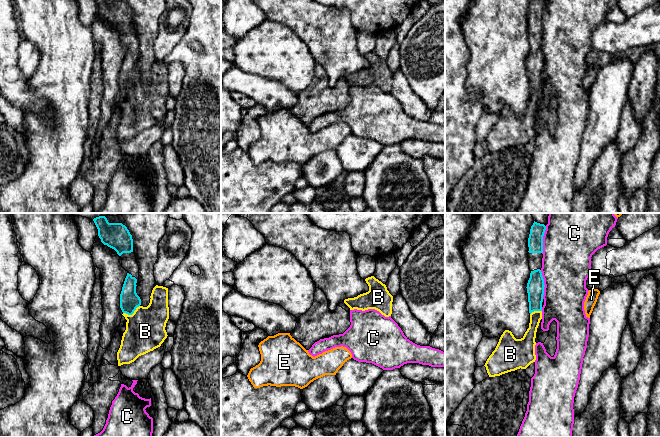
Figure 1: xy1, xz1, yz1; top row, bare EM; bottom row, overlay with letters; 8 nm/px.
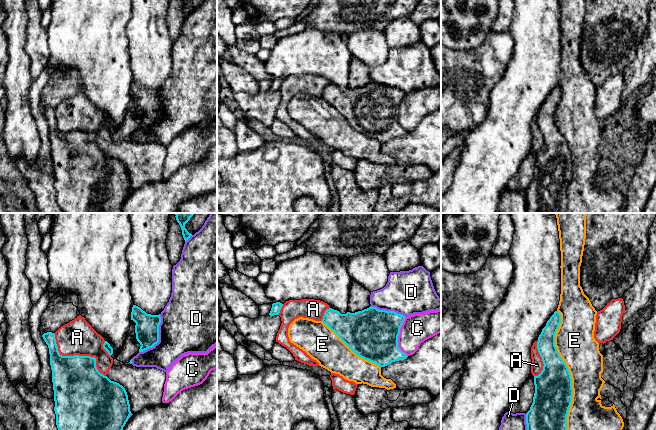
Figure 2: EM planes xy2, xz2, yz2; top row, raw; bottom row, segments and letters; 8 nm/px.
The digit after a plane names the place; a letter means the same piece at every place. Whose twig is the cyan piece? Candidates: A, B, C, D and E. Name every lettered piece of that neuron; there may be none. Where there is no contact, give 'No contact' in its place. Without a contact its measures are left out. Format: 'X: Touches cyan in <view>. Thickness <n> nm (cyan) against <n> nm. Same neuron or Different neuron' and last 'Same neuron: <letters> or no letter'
A: Touches cyan in xy2. Thickness 400 nm (cyan) against 280 nm. Different neuron
B: Touches cyan in xy1. Thickness 160 nm (cyan) against 320 nm. Same neuron
C: Touches cyan in xz2. Thickness 420 nm (cyan) against 240 nm. Different neuron
D: Touches cyan in xy2. Thickness 190 nm (cyan) against 440 nm. Different neuron
E: Touches cyan in yz2. Thickness 300 nm (cyan) against 320 nm. Different neuron
Same neuron: B

